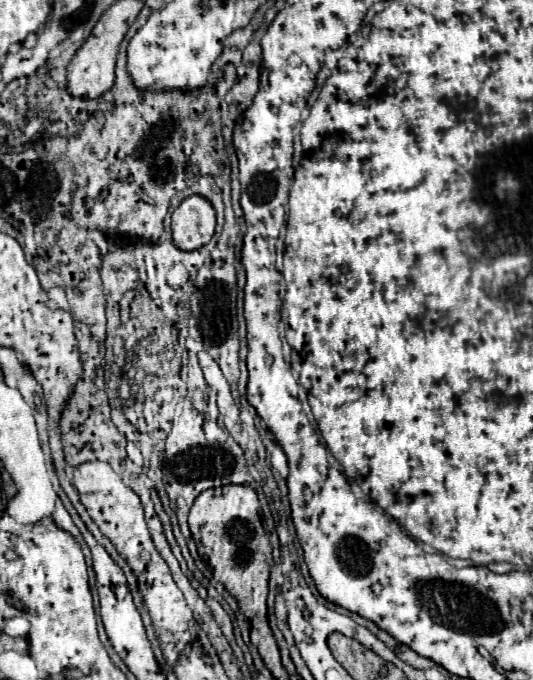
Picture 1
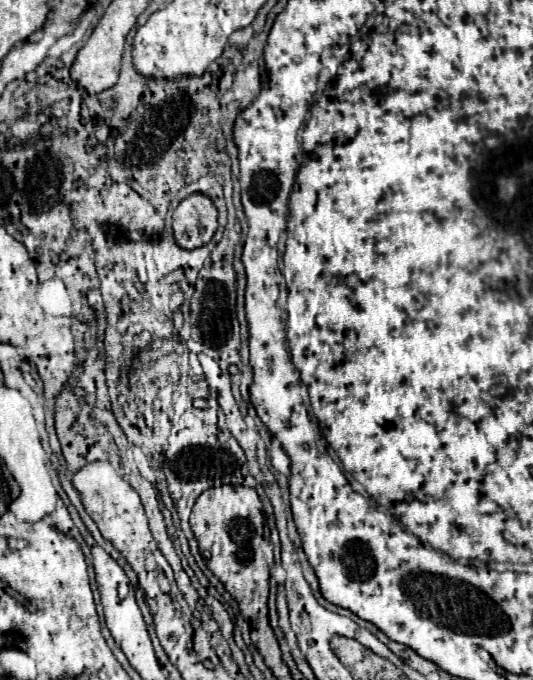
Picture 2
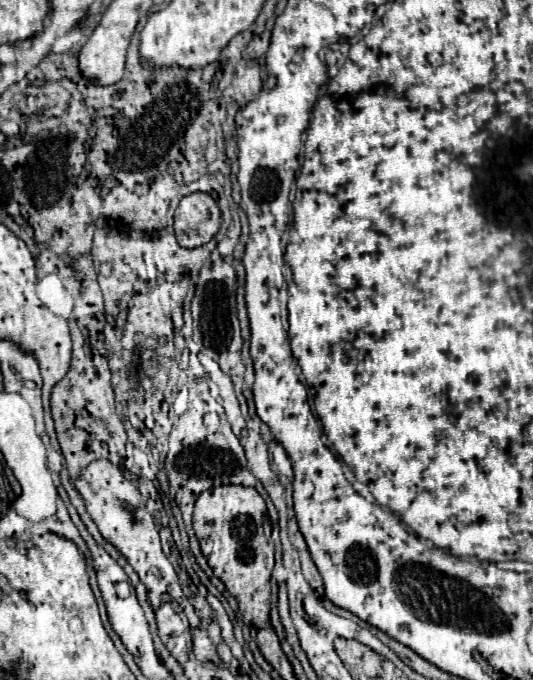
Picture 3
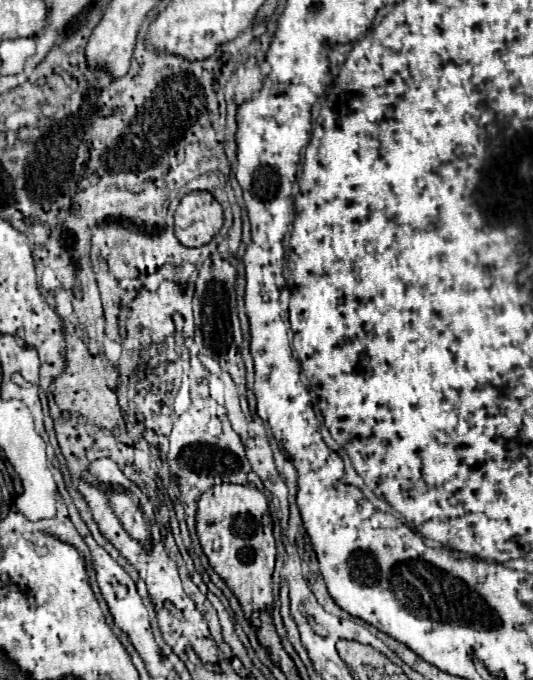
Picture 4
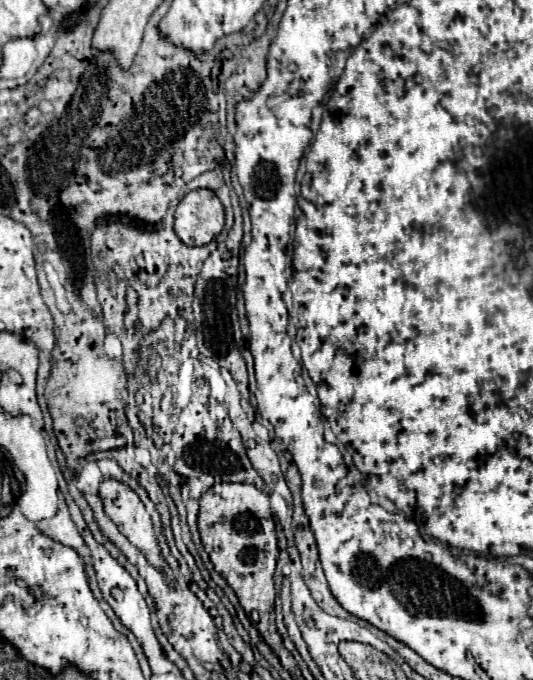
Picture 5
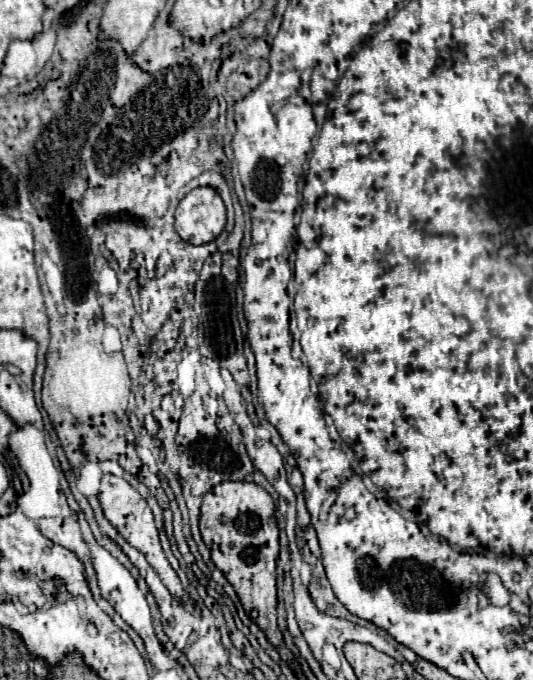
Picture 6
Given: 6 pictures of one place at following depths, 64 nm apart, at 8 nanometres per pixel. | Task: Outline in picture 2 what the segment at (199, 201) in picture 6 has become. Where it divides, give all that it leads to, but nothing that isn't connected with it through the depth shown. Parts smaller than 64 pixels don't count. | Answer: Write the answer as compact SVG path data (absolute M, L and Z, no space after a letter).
M190 194L172 214L174 238L180 248L194 250L210 242L218 228L218 210L204 194Z

